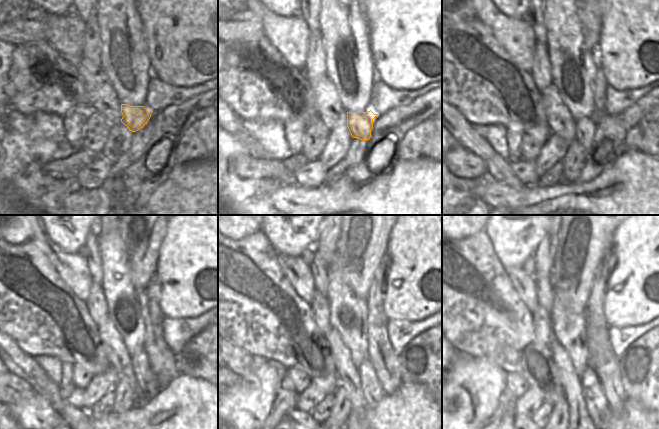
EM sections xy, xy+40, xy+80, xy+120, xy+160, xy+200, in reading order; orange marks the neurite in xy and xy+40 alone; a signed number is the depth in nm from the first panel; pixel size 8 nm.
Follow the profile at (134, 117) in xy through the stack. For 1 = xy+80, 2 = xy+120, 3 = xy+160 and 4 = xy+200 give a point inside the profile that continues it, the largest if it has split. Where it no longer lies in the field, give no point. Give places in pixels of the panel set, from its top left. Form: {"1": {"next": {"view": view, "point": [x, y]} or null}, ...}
{"1": {"next": {"view": "xy+80", "point": [585, 128]}}, "2": {"next": {"view": "xy+120", "point": [156, 358]}}, "3": {"next": {"view": "xy+160", "point": [380, 374]}}, "4": {"next": {"view": "xy+200", "point": [603, 392]}}}

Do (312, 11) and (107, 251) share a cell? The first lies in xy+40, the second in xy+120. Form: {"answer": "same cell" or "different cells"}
{"answer": "different cells"}

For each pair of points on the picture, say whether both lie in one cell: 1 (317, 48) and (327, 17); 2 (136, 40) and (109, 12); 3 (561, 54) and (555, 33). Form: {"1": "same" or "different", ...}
{"1": "different", "2": "same", "3": "same"}

